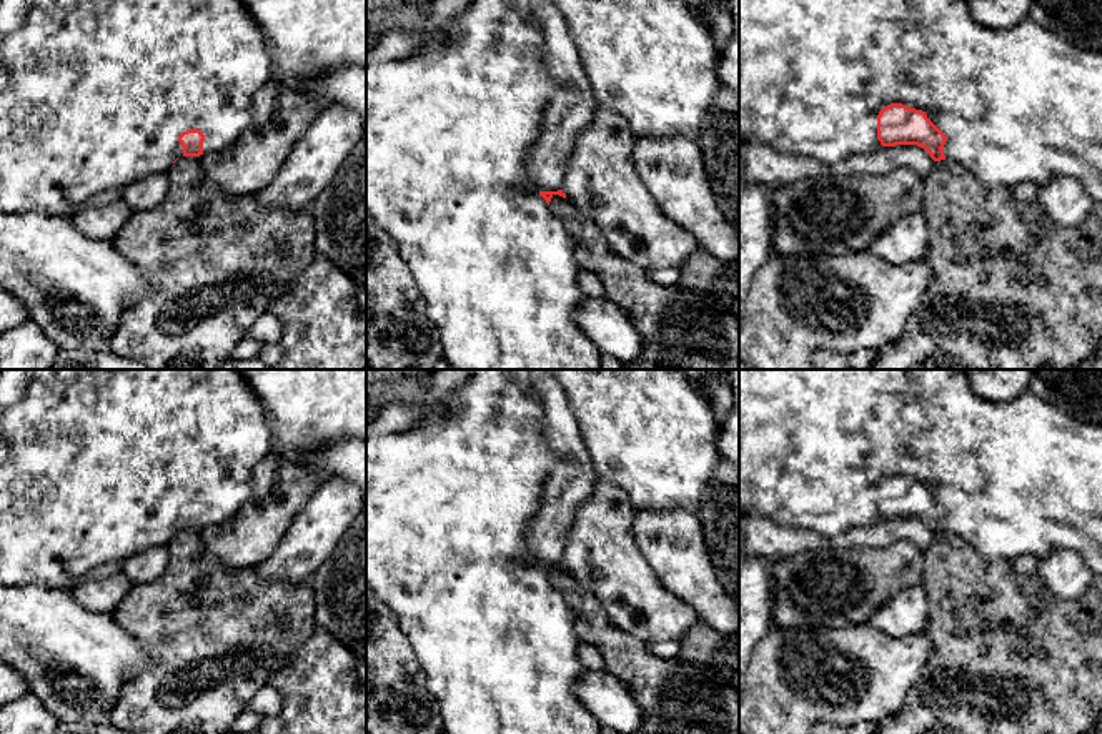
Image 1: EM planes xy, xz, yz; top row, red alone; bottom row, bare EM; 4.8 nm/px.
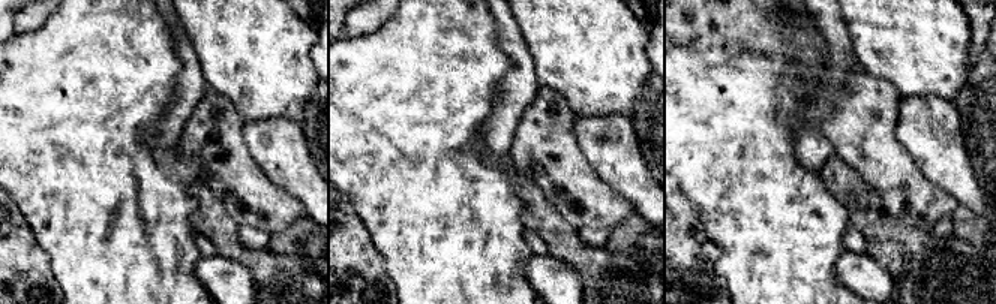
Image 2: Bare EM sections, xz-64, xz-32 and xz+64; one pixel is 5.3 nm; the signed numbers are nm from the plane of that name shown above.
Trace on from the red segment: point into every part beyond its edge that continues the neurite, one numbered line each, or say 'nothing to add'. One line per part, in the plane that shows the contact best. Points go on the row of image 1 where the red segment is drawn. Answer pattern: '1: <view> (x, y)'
1: yz (1021, 104)

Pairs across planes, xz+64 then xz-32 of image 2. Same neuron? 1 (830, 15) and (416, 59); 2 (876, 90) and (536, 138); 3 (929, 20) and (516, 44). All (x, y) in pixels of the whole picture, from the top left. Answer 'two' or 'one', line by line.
1: two
2: one
3: two

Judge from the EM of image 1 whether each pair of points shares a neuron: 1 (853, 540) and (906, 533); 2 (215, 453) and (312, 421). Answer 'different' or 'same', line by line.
1: same
2: different

